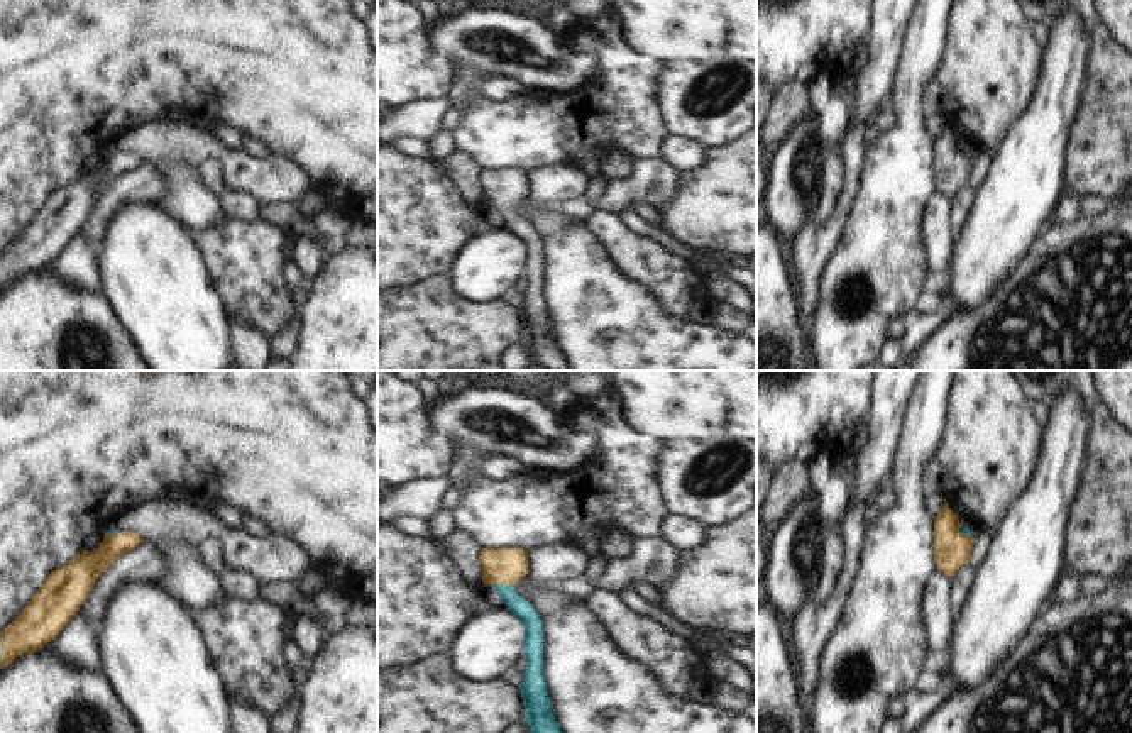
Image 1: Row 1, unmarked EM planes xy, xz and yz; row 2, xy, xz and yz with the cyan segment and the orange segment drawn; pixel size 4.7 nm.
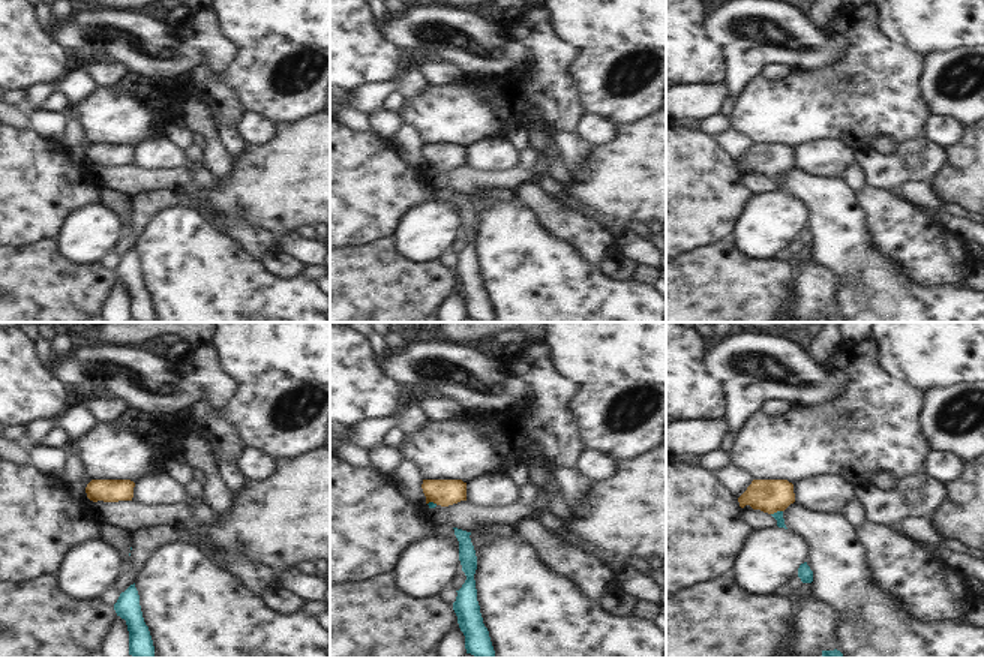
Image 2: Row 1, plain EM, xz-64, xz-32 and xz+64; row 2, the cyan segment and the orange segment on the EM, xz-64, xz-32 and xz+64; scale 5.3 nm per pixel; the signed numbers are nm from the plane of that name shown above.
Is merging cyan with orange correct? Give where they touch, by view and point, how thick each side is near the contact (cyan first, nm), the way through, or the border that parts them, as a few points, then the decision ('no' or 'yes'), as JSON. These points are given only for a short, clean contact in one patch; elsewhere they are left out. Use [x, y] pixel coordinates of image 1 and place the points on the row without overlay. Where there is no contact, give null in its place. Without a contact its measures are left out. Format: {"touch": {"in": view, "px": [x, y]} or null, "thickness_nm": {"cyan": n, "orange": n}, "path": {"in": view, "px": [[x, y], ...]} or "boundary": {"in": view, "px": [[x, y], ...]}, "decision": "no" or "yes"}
{"touch": {"in": "xz", "px": [503, 205]}, "thickness_nm": {"cyan": 100, "orange": 180}, "path": {"in": "xz", "px": [[533, 246], [510, 219], [503, 205], [500, 187]]}, "decision": "yes"}

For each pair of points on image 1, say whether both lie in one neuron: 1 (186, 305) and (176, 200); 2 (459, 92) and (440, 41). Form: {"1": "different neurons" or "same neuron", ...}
{"1": "different neurons", "2": "same neuron"}

